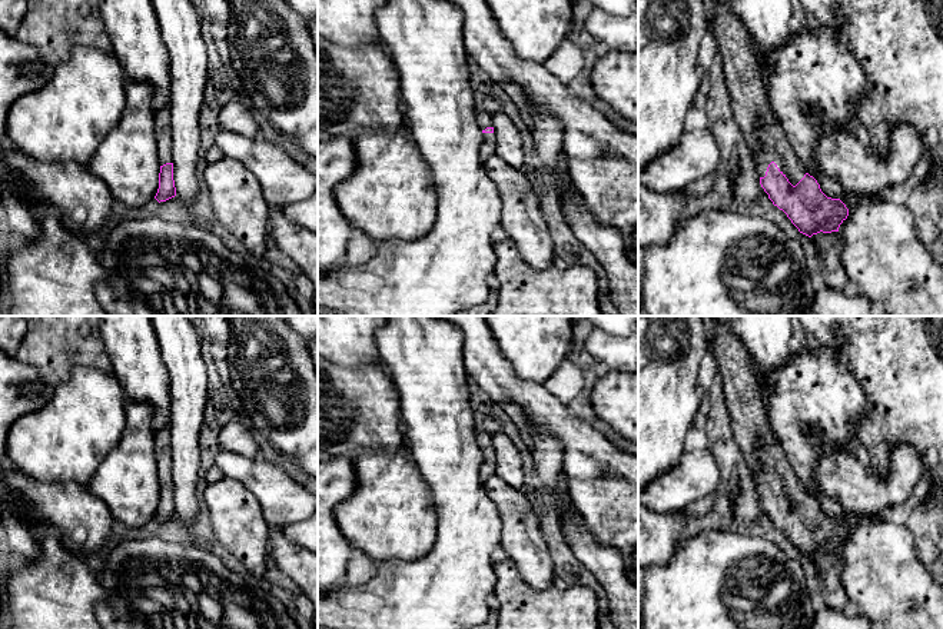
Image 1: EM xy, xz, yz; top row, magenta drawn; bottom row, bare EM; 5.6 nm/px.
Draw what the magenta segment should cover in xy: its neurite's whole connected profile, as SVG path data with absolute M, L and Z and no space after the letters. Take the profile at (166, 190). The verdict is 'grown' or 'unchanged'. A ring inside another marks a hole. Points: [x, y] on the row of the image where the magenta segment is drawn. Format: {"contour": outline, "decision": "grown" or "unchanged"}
{"contour": "M163 109L153 114L153 129L156 132L156 147L160 163L159 189L155 199L160 203L176 196L169 109Z", "decision": "grown"}

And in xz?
{"contour": "M478 114L477 122L482 130L484 137L484 142L479 147L479 157L485 163L489 157L492 157L497 153L497 136L494 134L491 114Z", "decision": "grown"}

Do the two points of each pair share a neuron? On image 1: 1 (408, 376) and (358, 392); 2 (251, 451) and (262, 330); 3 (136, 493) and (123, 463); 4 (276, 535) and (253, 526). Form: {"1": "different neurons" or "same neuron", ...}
{"1": "different neurons", "2": "different neurons", "3": "same neuron", "4": "different neurons"}

